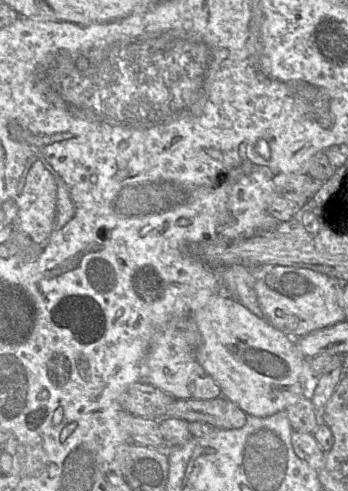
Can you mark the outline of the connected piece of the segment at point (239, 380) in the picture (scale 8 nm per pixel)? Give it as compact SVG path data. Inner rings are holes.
M215 294L192 315L201 343L196 358L216 382L222 396L247 416L268 417L285 410L304 397L304 377L312 377L308 359L291 337L258 317L237 301Z

